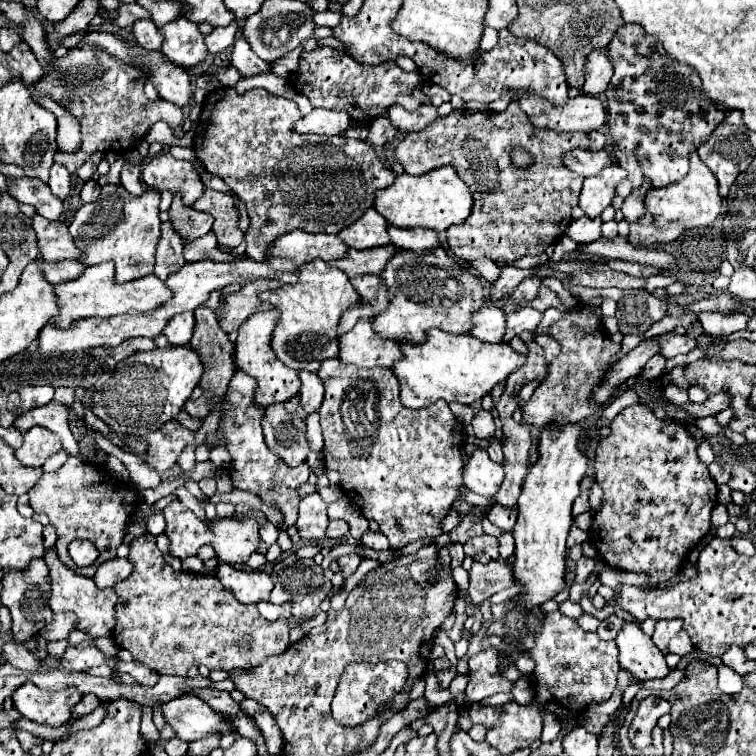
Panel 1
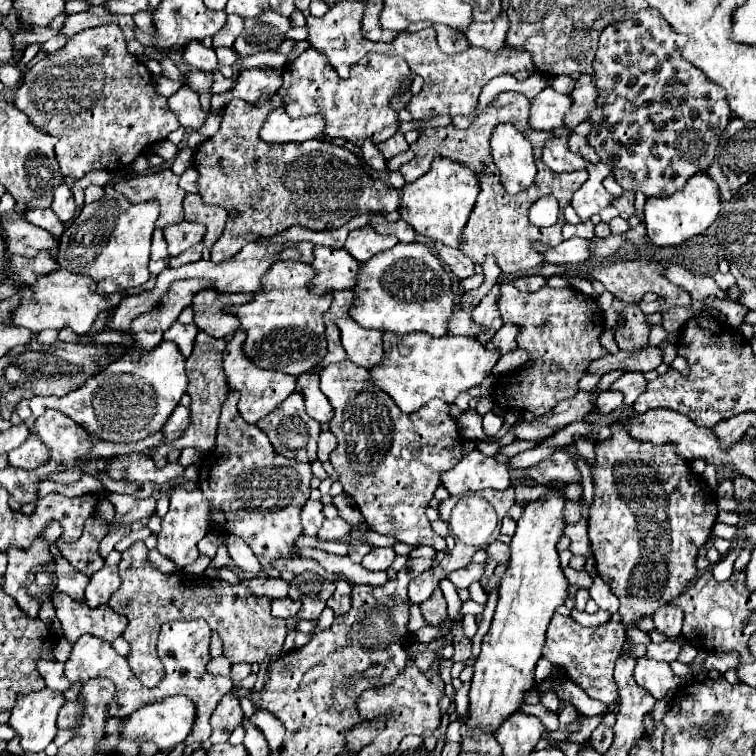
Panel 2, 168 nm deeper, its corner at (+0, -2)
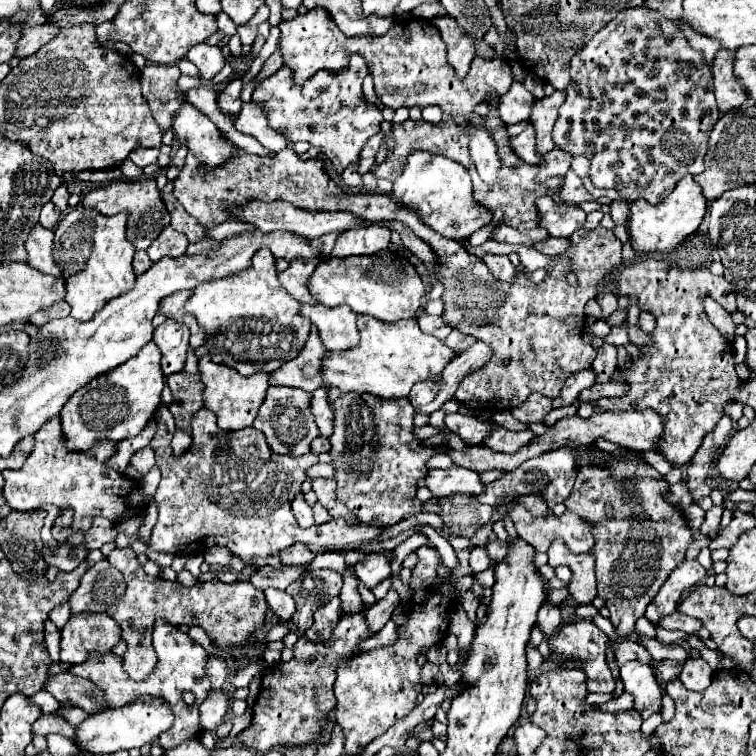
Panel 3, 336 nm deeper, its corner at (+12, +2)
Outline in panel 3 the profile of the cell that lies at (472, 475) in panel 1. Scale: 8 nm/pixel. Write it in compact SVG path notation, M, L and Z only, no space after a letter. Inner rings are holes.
M450 466L446 470L430 470L426 476L426 488L436 496L452 496L452 494L482 494L484 486L480 484L480 476L472 470Z

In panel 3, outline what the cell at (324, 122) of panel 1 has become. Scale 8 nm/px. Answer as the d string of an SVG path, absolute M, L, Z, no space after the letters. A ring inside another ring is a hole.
M244 104L236 122L234 122L234 128L242 134L250 134L254 136L262 146L274 150L274 152L280 152L280 150L286 150L286 138L284 134L278 134L274 132L268 122L266 122L266 114L262 112L260 106L256 104Z

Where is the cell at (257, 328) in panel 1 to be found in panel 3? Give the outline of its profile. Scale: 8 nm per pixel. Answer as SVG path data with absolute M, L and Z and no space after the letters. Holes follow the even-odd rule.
M206 354L200 358L200 376L204 382L204 406L216 414L218 418L216 424L220 426L220 430L242 430L252 426L258 414L258 408L264 402L264 394L268 388L268 374L258 372L244 378L228 366L214 364Z

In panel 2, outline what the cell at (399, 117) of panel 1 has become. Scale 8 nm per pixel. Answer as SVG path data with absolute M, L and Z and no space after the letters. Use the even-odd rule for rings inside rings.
M396 132L392 138L380 142L378 148L380 148L380 152L384 154L384 158L392 158L392 156L396 156L396 154L400 154L400 152L406 152L406 150L408 150L408 144L406 144L404 134L402 134L402 132Z

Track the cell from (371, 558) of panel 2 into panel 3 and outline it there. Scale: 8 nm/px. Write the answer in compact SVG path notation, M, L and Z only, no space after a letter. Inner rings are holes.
M370 554L364 562L354 566L356 576L362 580L364 588L372 590L376 588L380 582L384 582L392 572L390 572L390 564L382 554Z

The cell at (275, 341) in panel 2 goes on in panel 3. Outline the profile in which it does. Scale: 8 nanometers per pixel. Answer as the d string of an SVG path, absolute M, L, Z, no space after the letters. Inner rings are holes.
M258 250L248 270L196 286L184 304L184 310L194 314L204 328L204 344L212 360L238 370L242 376L272 372L296 358L304 348L312 326L310 320L300 314L300 302L280 286L274 262L276 260L268 250Z

